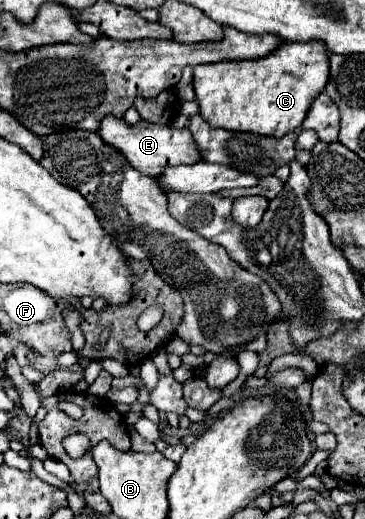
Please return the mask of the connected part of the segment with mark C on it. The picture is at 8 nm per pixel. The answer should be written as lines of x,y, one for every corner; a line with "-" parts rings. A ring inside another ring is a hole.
282,42
264,58
196,66
194,90
200,114
212,128
284,136
304,122
312,100
328,82
328,72
324,42

